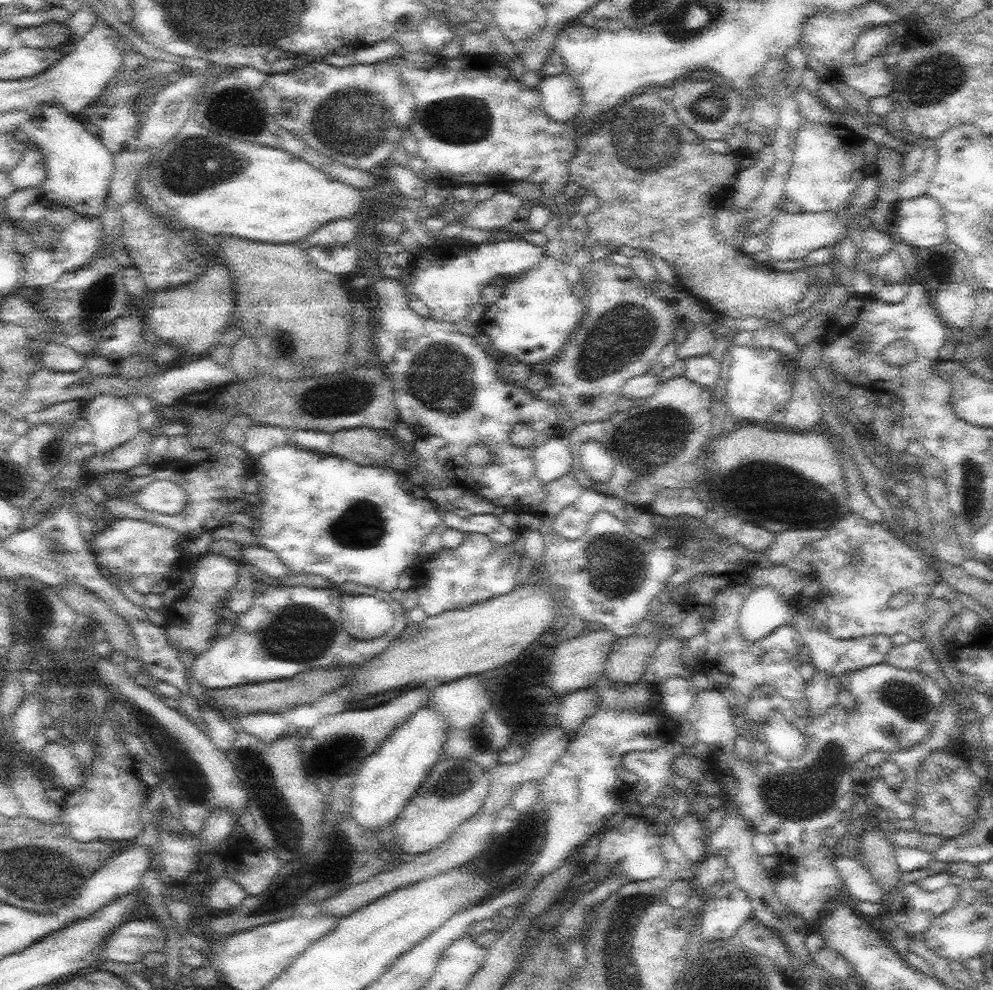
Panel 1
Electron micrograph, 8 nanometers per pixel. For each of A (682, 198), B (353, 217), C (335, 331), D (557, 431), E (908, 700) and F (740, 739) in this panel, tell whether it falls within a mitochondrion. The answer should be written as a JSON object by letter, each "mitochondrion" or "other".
{"A":"other","B":"other","C":"other","D":"other","E":"mitochondrion","F":"other"}

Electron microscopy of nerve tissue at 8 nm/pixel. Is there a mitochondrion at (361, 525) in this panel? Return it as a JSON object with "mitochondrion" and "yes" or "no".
{"mitochondrion":"yes"}

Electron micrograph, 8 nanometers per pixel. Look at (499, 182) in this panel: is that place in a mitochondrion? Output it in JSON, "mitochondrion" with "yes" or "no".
{"mitochondrion":"no"}

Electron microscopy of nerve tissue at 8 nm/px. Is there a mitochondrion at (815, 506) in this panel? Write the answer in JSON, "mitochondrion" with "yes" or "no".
{"mitochondrion":"yes"}

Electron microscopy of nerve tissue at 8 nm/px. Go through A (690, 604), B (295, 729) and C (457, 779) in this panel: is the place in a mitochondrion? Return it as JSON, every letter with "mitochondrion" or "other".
{"A":"other","B":"other","C":"mitochondrion"}

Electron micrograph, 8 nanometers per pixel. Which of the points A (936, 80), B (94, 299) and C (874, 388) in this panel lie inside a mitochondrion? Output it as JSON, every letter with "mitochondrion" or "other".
{"A":"mitochondrion","B":"mitochondrion","C":"other"}

